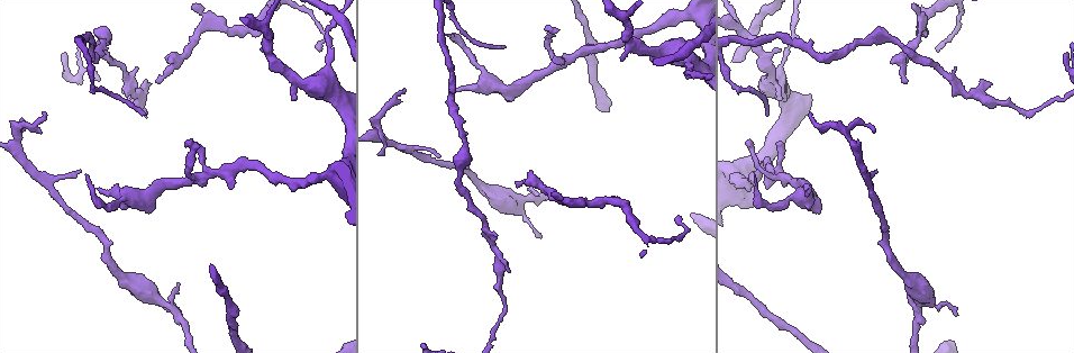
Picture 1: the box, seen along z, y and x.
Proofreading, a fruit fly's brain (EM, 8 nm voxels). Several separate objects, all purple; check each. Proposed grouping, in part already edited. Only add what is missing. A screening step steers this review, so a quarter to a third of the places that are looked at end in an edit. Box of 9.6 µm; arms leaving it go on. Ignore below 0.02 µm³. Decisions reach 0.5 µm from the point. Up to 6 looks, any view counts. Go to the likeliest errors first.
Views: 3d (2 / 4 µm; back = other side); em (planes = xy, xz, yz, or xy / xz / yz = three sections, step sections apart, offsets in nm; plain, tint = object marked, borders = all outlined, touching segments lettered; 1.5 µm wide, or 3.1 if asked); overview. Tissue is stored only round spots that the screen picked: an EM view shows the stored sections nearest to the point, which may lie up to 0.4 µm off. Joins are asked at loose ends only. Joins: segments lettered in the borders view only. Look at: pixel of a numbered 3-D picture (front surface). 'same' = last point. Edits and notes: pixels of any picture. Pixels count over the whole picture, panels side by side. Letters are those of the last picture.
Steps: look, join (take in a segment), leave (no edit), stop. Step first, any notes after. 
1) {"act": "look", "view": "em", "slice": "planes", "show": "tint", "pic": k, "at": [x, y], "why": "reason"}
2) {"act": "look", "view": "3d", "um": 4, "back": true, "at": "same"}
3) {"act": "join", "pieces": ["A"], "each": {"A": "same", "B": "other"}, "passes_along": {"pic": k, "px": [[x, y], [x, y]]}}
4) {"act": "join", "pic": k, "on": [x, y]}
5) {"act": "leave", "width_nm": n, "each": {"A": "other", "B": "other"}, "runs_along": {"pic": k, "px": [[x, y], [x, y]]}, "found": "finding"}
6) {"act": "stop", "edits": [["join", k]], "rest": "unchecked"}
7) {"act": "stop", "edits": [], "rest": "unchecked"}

{"act": "look", "view": "em", "slice": "planes", "show": "borders", "pic": 1, "at": [767, 188]}

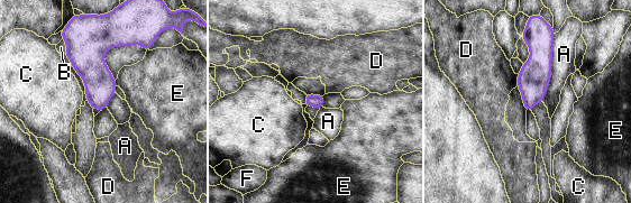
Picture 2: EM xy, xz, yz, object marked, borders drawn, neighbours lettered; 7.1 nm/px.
{"act": "leave", "each": {"A": "other", "B": "other", "C": "other", "D": "other", "E": "other", "F": "other"}, "border": {"pic": 2, "px": [[555, 34], [551, 79], [541, 100]]}, "found": "no lettered segment goes on from it"}

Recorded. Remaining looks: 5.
{"act": "look", "view": "em", "slice": "planes", "show": "tint", "pic": 1, "at": [403, 89], "why": "tapers out"}

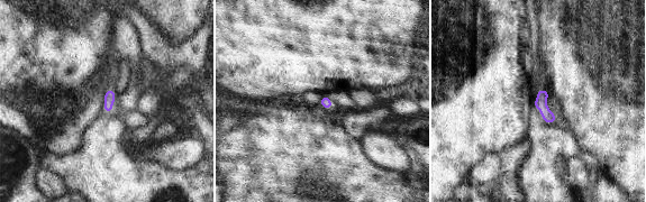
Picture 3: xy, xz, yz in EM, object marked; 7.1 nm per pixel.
{"act": "look", "view": "em", "slice": "planes", "show": "borders", "at": "same"}

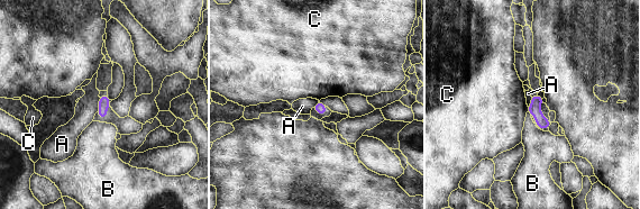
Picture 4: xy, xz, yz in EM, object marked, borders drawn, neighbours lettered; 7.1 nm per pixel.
{"act": "leave", "each": {"A": "other", "B": "other", "C": "other"}, "found": "no lettered segment goes on from it"}

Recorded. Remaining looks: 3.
{"act": "look", "view": "em", "slice": "planes", "show": "borders", "pic": 1, "at": [186, 140], "why": "tapers out"}

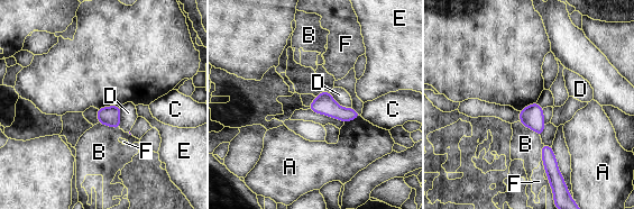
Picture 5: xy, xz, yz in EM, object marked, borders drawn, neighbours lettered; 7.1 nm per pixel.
{"act": "leave", "width_nm": 140, "each": {"A": "other", "B": "other", "C": "other", "D": "other", "E": "other", "F": "other"}, "border": {"pic": 5, "px": [[98, 123], [119, 128]]}, "found": "none of them fits"}

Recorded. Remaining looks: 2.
{"act": "stop", "edits": [], "rest": "unchecked"}

